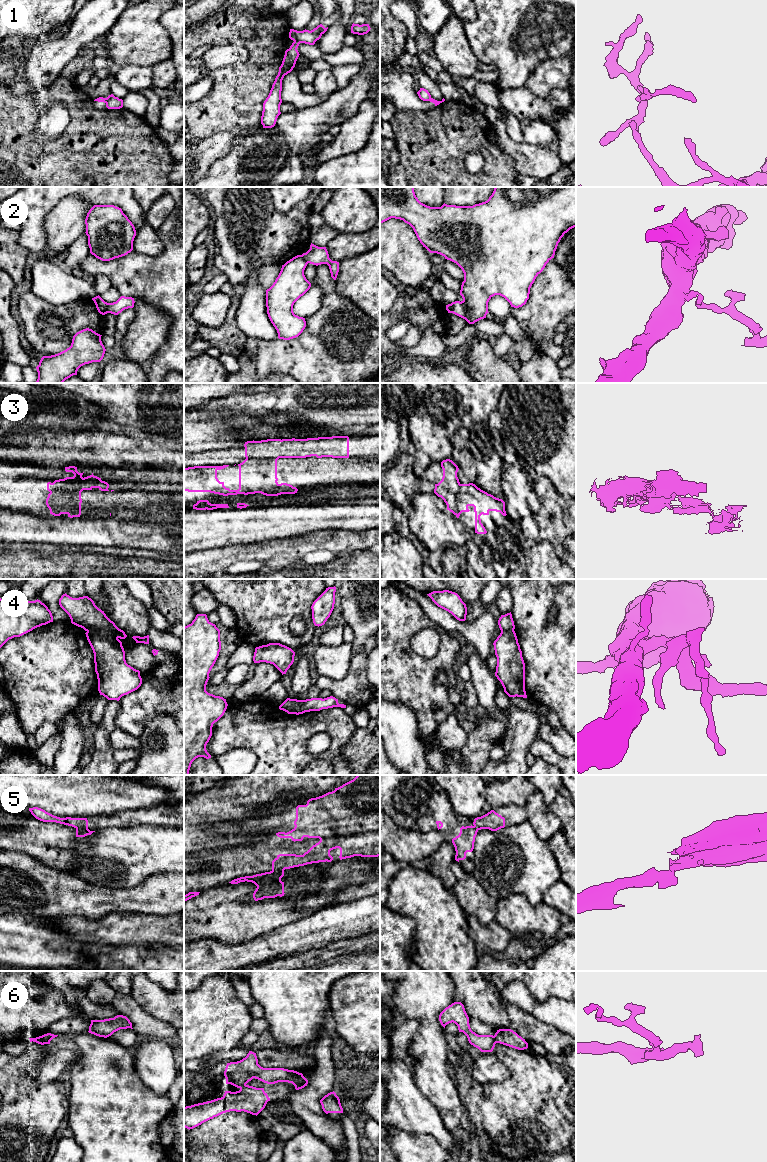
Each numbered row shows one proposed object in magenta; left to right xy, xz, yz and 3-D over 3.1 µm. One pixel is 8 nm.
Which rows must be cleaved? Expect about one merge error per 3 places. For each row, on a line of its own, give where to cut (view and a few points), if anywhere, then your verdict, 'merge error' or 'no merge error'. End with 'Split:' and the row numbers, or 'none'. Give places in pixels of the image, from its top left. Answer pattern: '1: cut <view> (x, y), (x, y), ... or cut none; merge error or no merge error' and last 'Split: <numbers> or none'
1: cut xz (294, 40), (300, 42); merge error
2: cut xy (108, 303), (107, 312); merge error
3: cut xy (80, 491), (63, 493), (63, 506), (67, 513); merge error
4: cut xy (87, 630), (106, 630), (117, 638); merge error
5: cut xy (76, 827), (87, 829); merge error
6: cut yz (494, 1035), (496, 1042); merge error
Split: 1, 2, 3, 4, 5, 6

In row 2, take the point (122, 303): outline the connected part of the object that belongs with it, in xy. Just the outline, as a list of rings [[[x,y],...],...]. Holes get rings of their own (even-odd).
[[[121,296],[116,302],[108,303],[108,313],[118,315],[123,310],[134,307],[134,298]]]

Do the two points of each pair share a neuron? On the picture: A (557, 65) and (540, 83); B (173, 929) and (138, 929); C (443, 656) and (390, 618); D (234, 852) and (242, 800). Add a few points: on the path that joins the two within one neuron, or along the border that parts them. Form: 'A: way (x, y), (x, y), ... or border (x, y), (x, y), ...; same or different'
A: way (554, 69), (544, 79); same
B: way (164, 929), (147, 929); same
C: way (422, 664), (404, 664), (390, 650), (390, 639); same
D: border (259, 839), (246, 842), (222, 842), (219, 844); different

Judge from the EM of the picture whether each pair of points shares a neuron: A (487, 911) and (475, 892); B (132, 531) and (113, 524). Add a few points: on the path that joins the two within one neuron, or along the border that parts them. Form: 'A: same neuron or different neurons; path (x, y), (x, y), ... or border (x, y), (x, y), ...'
A: same neuron; path (482, 906), (475, 897)
B: same neuron; path (127, 531), (120, 531), (118, 529)

